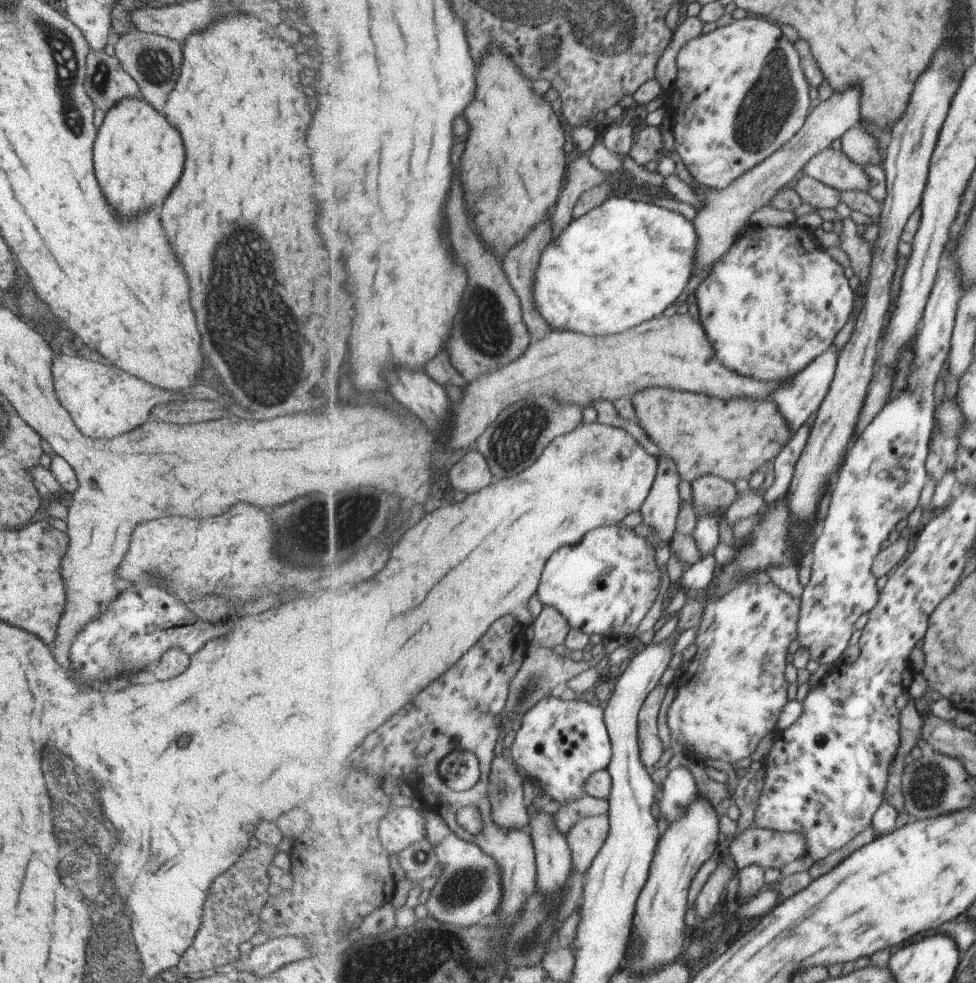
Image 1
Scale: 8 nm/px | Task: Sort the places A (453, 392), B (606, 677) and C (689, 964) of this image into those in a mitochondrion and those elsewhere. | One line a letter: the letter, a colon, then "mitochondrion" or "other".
A: other
B: other
C: other

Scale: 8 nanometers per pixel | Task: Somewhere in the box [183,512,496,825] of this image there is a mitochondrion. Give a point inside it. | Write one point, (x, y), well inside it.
(440, 732)

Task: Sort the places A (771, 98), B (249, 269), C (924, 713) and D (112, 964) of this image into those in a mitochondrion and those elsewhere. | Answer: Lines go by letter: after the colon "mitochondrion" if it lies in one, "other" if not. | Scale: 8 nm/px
A: mitochondrion
B: mitochondrion
C: other
D: mitochondrion

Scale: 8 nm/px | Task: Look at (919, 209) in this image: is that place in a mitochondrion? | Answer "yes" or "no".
no

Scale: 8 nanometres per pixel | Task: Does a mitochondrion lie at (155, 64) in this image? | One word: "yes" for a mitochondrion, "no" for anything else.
yes

